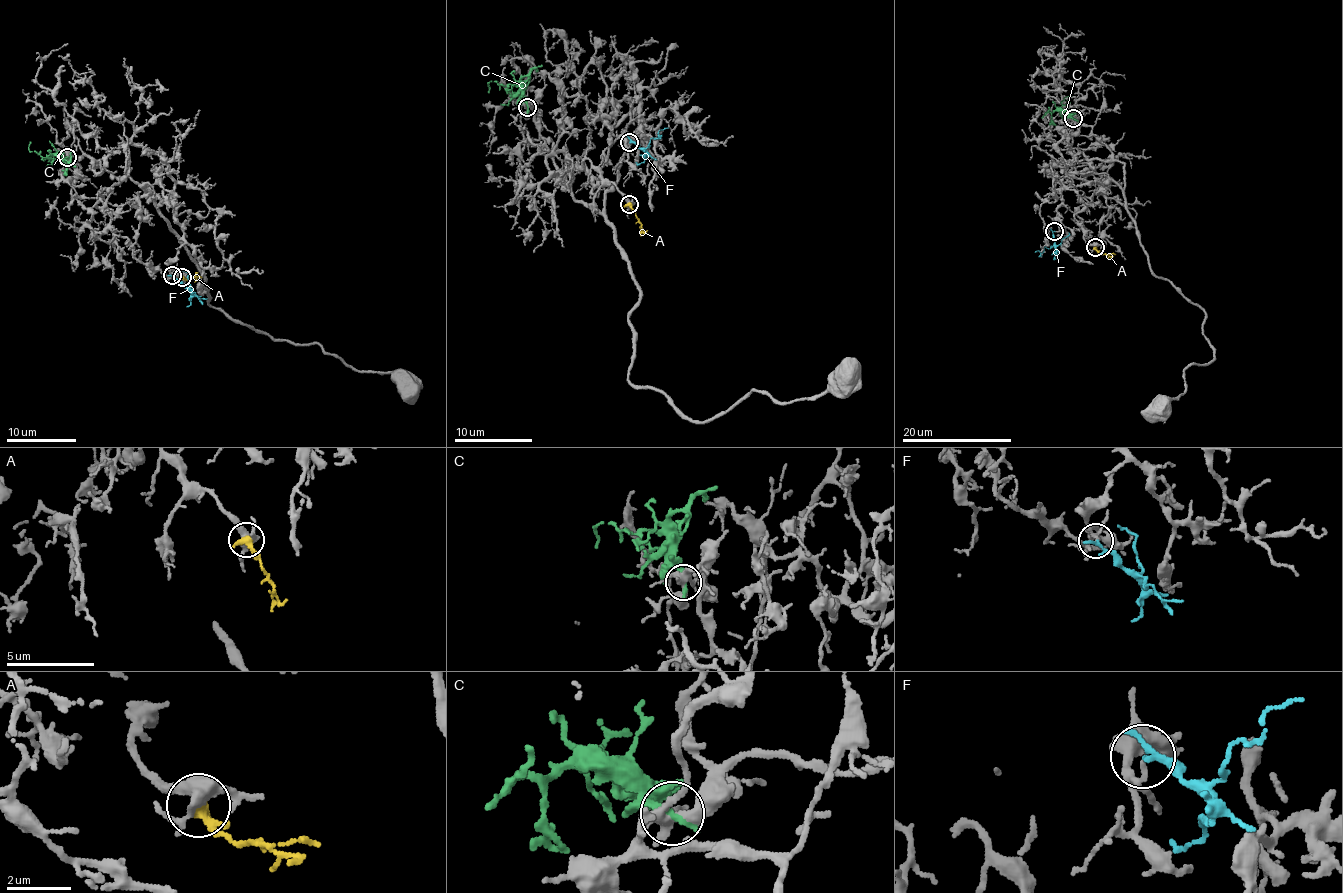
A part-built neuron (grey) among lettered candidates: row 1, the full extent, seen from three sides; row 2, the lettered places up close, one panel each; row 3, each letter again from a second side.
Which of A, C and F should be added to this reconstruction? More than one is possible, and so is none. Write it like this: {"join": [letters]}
{"join": []}

